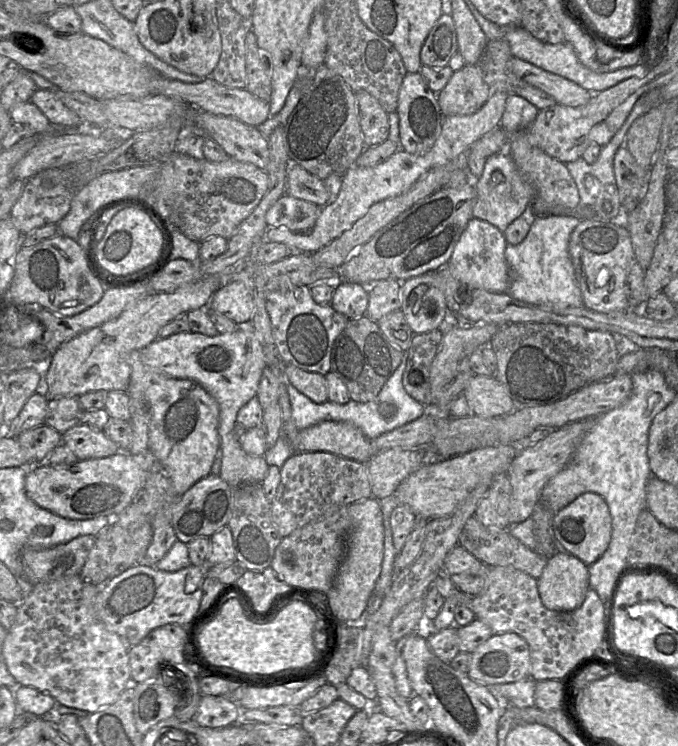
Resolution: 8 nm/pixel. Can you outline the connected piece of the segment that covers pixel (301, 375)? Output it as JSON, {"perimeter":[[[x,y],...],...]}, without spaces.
{"perimeter":[[[285,365],[284,377],[287,382],[314,403],[320,404],[328,400],[325,376],[315,372],[308,372],[292,365]]]}

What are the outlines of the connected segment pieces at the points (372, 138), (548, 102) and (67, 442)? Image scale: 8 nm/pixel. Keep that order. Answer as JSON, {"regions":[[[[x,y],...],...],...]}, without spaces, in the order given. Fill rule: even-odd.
{"regions":[[[[367,91],[355,92],[359,110],[359,123],[365,147],[378,145],[388,139],[389,118],[378,100]]],[[[489,40],[476,64],[491,93],[505,92],[518,95],[536,106],[539,110],[551,107],[555,99],[545,91],[530,85],[511,70],[513,57],[505,40]]],[[[78,424],[62,434],[62,443],[77,457],[78,461],[105,458],[121,451],[103,431]]]]}

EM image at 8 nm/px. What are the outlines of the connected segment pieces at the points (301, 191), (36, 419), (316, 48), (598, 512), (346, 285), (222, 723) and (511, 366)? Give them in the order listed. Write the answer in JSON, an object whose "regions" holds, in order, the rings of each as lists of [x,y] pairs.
{"regions":[[[[290,162],[287,173],[286,194],[319,207],[330,202],[330,195],[324,180],[312,175],[299,164],[293,162]]],[[[44,391],[35,392],[24,404],[19,415],[8,427],[4,435],[16,438],[20,433],[45,424],[49,397]]],[[[317,11],[311,21],[302,49],[301,64],[317,69],[325,64],[326,32],[324,11]]],[[[587,492],[556,512],[552,527],[557,542],[557,552],[568,552],[589,566],[597,561],[609,546],[612,519],[603,497],[594,492]]],[[[336,281],[330,305],[348,319],[366,315],[368,306],[367,287],[347,281]]],[[[202,696],[193,719],[201,726],[222,728],[238,722],[241,708],[226,696]]],[[[540,322],[501,324],[489,345],[496,356],[496,379],[519,407],[547,405],[617,373],[619,355],[608,331]]]]}

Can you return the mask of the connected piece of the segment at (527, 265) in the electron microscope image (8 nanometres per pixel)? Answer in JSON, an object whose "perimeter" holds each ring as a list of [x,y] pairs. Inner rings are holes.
{"perimeter":[[[568,215],[532,216],[531,227],[526,237],[516,245],[507,243],[505,259],[511,272],[508,293],[512,297],[530,304],[584,306],[569,254],[570,235],[579,223],[578,217]]]}

